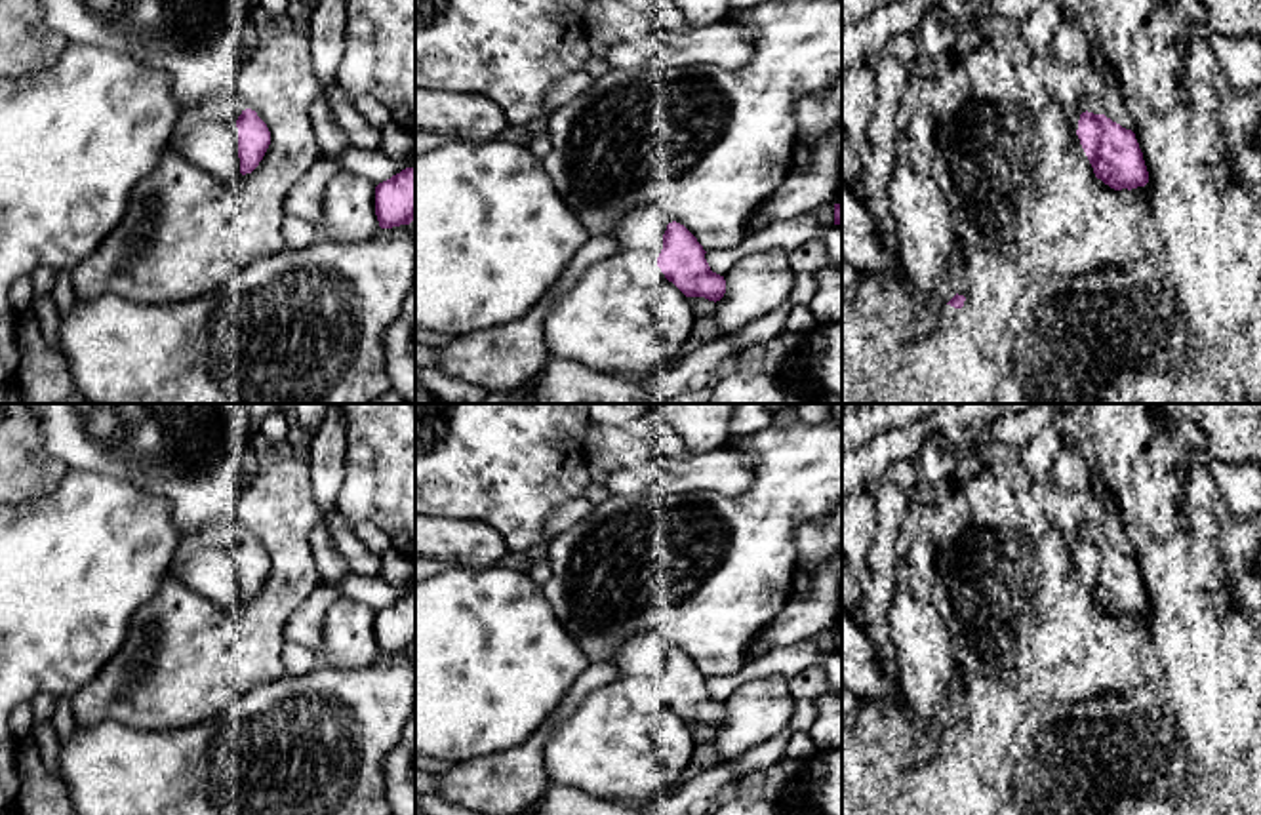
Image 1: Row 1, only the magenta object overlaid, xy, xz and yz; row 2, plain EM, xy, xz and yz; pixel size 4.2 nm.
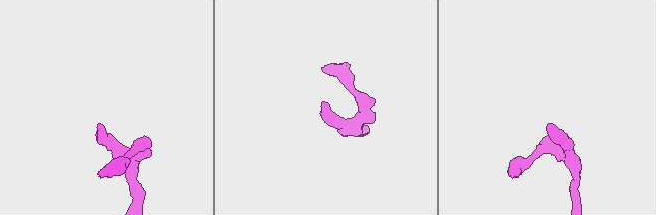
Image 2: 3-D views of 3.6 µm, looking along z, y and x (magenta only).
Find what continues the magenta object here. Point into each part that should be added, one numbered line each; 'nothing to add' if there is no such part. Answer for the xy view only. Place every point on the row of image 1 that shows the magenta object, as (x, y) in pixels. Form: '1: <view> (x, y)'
1: xy (208, 145)

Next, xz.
1: xz (639, 229)

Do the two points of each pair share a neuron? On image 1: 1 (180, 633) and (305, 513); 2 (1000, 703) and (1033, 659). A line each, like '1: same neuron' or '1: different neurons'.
1: same neuron
2: different neurons

